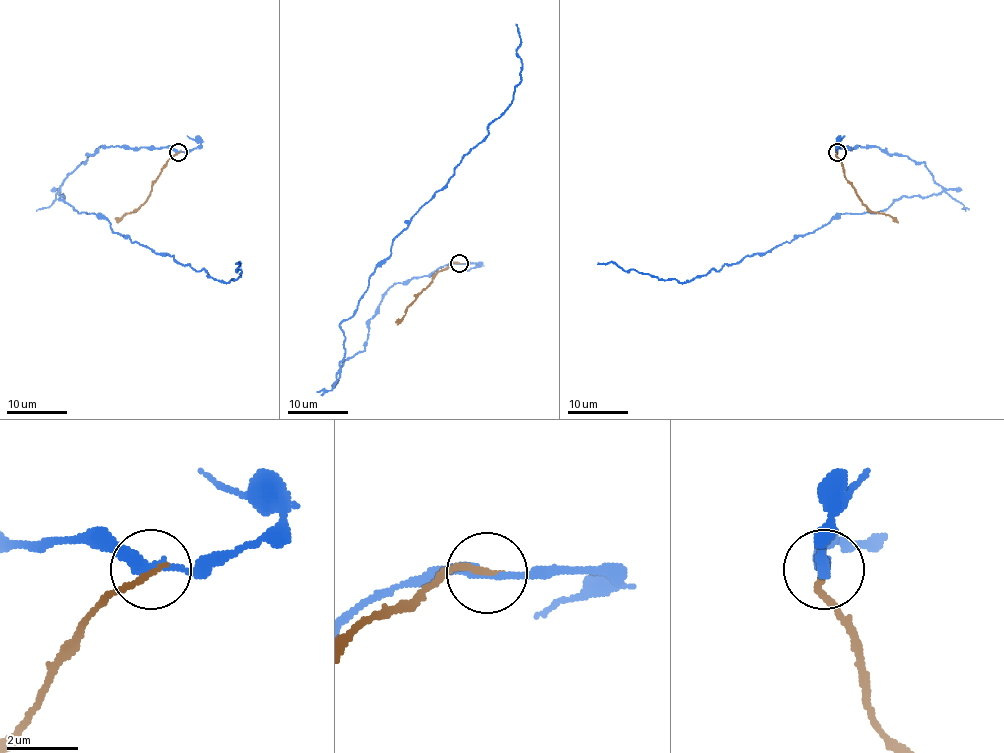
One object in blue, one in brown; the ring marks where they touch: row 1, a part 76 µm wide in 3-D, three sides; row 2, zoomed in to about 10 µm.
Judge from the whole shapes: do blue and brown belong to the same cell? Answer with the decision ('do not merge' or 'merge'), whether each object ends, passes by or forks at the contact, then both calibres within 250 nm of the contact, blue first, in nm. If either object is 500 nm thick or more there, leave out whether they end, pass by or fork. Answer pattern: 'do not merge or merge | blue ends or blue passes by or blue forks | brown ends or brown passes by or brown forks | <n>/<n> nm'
do not merge | blue passes by | brown ends | 280/170 nm

